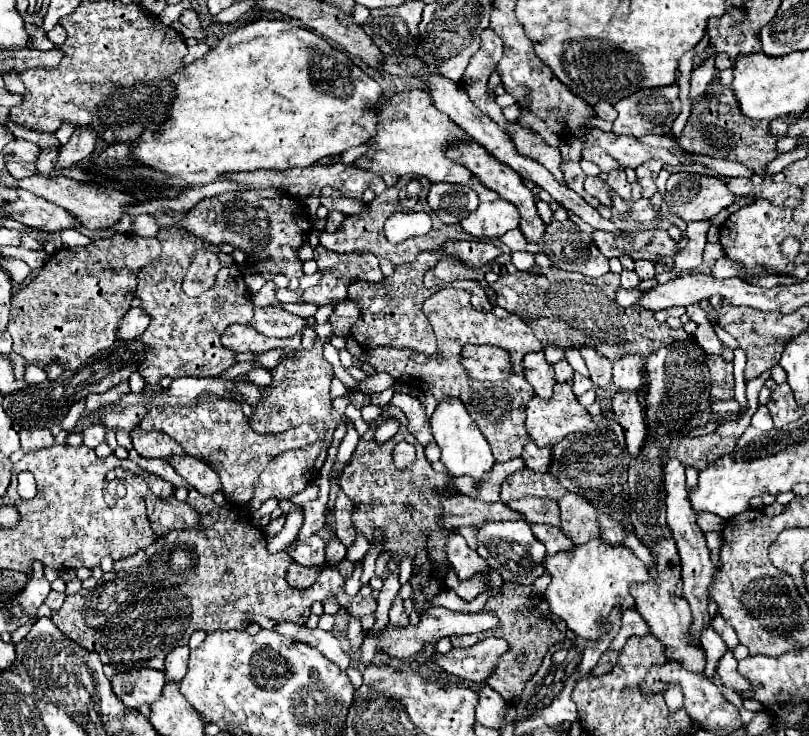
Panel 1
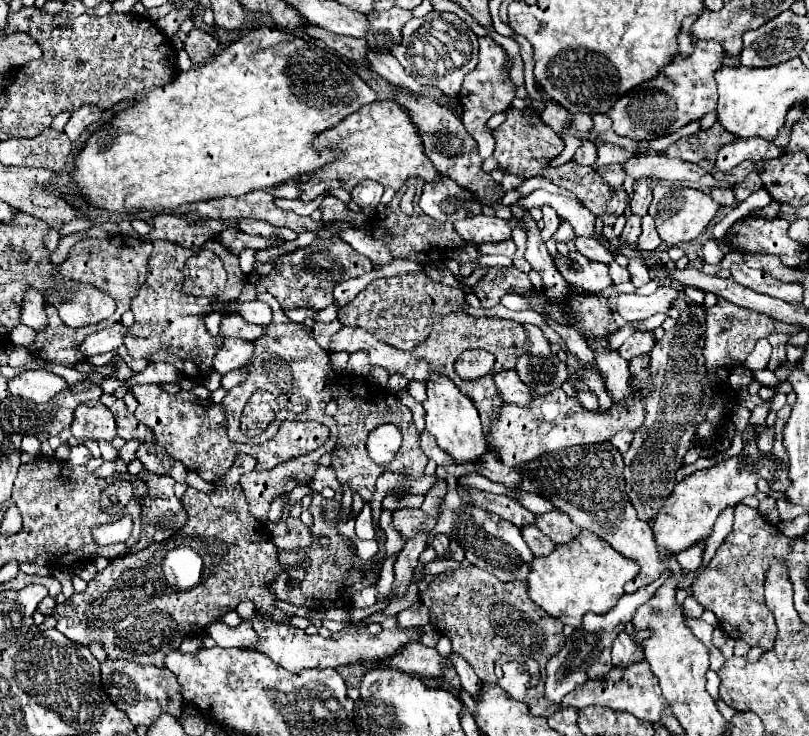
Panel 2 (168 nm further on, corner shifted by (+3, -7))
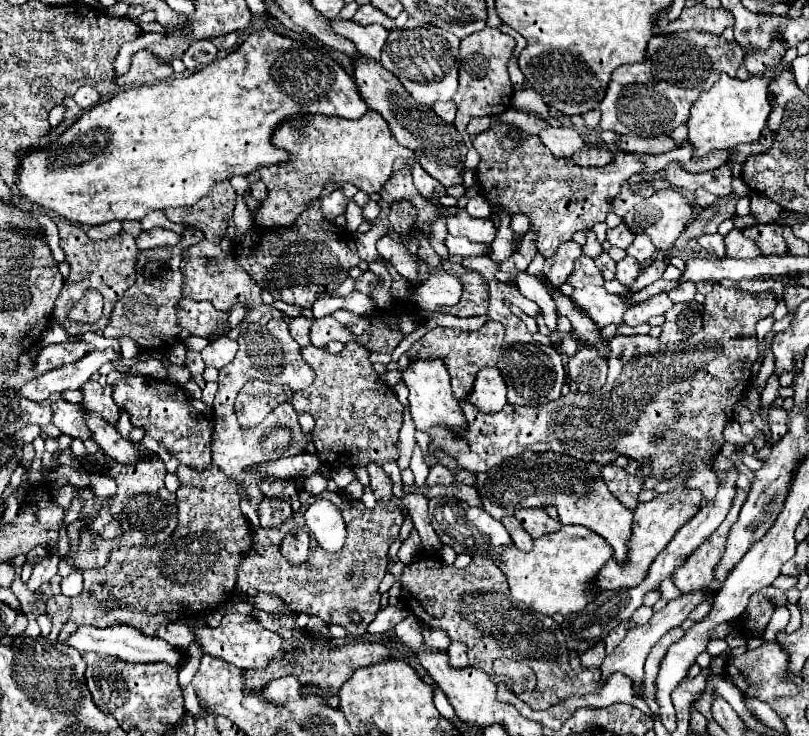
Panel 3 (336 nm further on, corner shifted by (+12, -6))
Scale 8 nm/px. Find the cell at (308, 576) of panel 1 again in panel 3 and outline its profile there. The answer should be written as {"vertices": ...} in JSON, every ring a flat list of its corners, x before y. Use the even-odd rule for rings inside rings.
{"vertices":[[324,491,322,497,330,497,332,503,340,509,340,511,348,511,348,535,346,535,346,543,340,551,336,553,328,553,324,551,314,535,310,533,310,555,304,563,300,565,290,565,288,561,282,559,280,555,280,543,282,543,282,537,284,537,284,529,290,529,292,523,296,525,304,525,304,511,306,507,302,507,300,511,294,513,292,519,286,521,286,525,280,525,280,527,258,527,252,531,252,547,244,553,240,565,238,565,238,581,236,581,236,589,238,591,248,591,248,589,254,589,254,591,262,591,262,593,272,593,272,595,278,595,282,597,288,607,294,611,294,613,308,613,308,615,316,615,320,617,324,623,334,623,334,625,342,625,344,629,348,629,350,635,362,635,366,633,366,627,368,623,374,619,374,615,378,613,380,609,380,593,378,593,378,585,384,577,384,573,388,571,386,567,386,553,390,549,390,545,394,543,394,539,398,537,398,531,402,527,402,515,398,511,396,505,376,505,372,511,364,507,362,501,358,499,352,499,348,495,338,495,338,493,332,493,332,491],[350,611,360,611,360,615,364,617,364,621,360,625,352,625,350,623,350,617,348,613]]}

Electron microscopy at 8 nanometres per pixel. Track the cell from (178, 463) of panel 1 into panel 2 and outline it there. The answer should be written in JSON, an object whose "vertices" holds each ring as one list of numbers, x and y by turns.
{"vertices":[[157,442,141,444,137,448,135,456,143,462,145,470,149,470,153,474,171,476,175,482,185,482,185,476,189,470,185,466,181,466,181,462,169,458,169,454,165,454,165,450,161,446,157,446]]}

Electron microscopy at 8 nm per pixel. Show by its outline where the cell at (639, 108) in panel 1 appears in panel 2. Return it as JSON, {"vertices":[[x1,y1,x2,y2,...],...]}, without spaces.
{"vertices":[[699,40,695,44,693,56,681,58,679,54,673,58,665,70,651,82,645,82,641,86,635,86,615,102,615,106,607,112,613,120,613,130,619,136,627,138,639,138,639,130,649,132,649,140,677,132,681,126,699,120,707,112,711,112,717,106,717,84,713,74,721,68,723,50,721,44,713,40]]}

